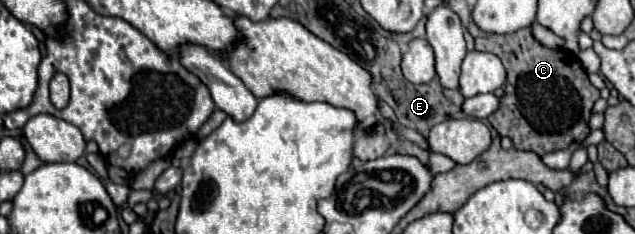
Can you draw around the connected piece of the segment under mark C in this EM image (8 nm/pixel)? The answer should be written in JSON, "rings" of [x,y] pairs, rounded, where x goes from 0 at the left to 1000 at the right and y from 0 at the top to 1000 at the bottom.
{"rings":[[[836,111],[808,145],[767,145],[748,162],[748,214],[776,222],[798,299],[795,402],[776,496],[773,538],[808,598],[817,641],[839,641],[849,667],[890,641],[902,598],[928,581],[928,504],[943,385],[928,350],[912,248],[890,205],[858,205],[843,171]]]}

